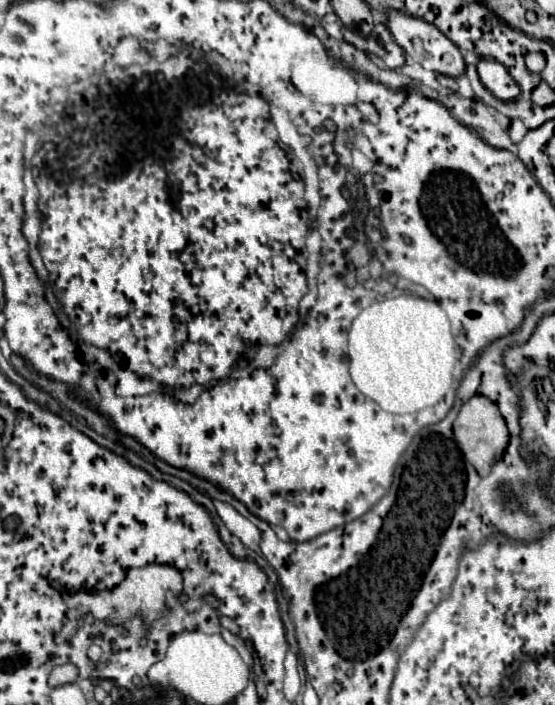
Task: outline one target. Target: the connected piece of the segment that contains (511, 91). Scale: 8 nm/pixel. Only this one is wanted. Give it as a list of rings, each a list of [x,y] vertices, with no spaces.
[[[480,59],[478,75],[480,75],[482,83],[488,87],[488,91],[494,93],[494,97],[498,97],[500,101],[518,99],[520,87],[518,87],[518,83],[514,83],[514,79],[510,77],[510,73],[506,71],[506,67],[502,63]]]

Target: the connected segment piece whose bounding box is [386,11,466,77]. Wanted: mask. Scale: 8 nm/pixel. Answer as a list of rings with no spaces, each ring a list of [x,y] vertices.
[[[388,11],[386,13],[386,23],[388,23],[392,35],[396,37],[396,43],[406,51],[406,55],[410,59],[414,59],[416,63],[420,63],[424,69],[430,69],[434,73],[448,75],[448,77],[460,77],[460,75],[464,75],[466,63],[462,59],[460,49],[444,33],[440,33],[434,25],[430,25],[430,23],[426,23],[422,19],[410,17],[406,13],[400,13],[400,11]]]

